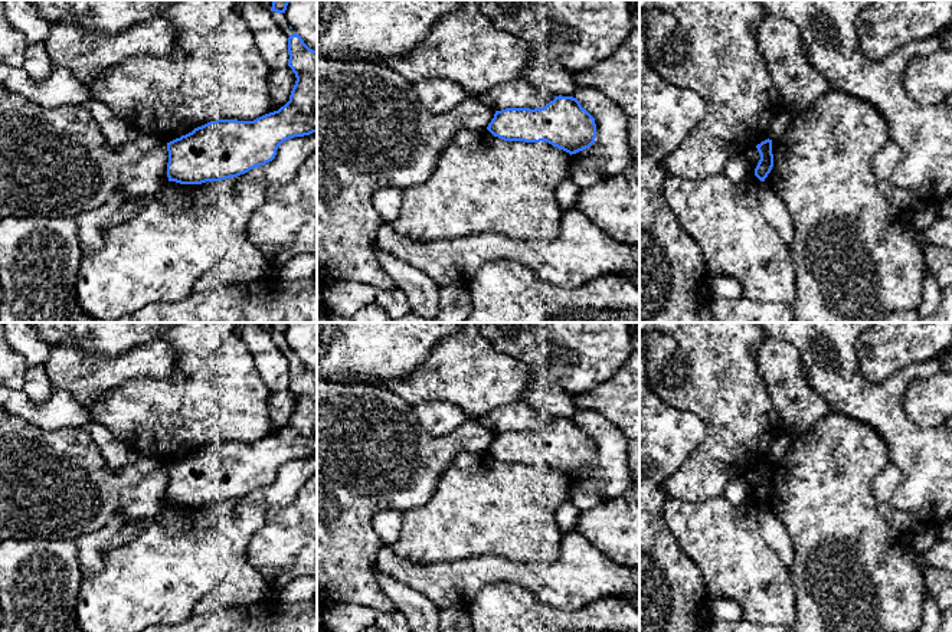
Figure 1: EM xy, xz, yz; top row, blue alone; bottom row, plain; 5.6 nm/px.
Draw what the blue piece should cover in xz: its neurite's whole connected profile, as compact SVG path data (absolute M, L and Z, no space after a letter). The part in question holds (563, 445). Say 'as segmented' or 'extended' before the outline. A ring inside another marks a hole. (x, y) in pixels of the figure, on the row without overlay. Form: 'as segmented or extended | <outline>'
as segmented | M554 419L543 430L495 433L487 452L504 464L546 464L566 475L589 471L596 461L595 441L573 419Z

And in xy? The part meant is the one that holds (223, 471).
as segmented | M294 356L288 377L297 400L289 423L253 443L210 443L167 465L169 504L202 507L238 500L272 484L284 464L317 455L317 373Z

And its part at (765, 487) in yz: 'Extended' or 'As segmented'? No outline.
As segmented

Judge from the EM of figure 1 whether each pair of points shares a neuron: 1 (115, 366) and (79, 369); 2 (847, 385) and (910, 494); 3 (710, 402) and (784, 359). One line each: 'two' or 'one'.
1: one
2: one
3: two

